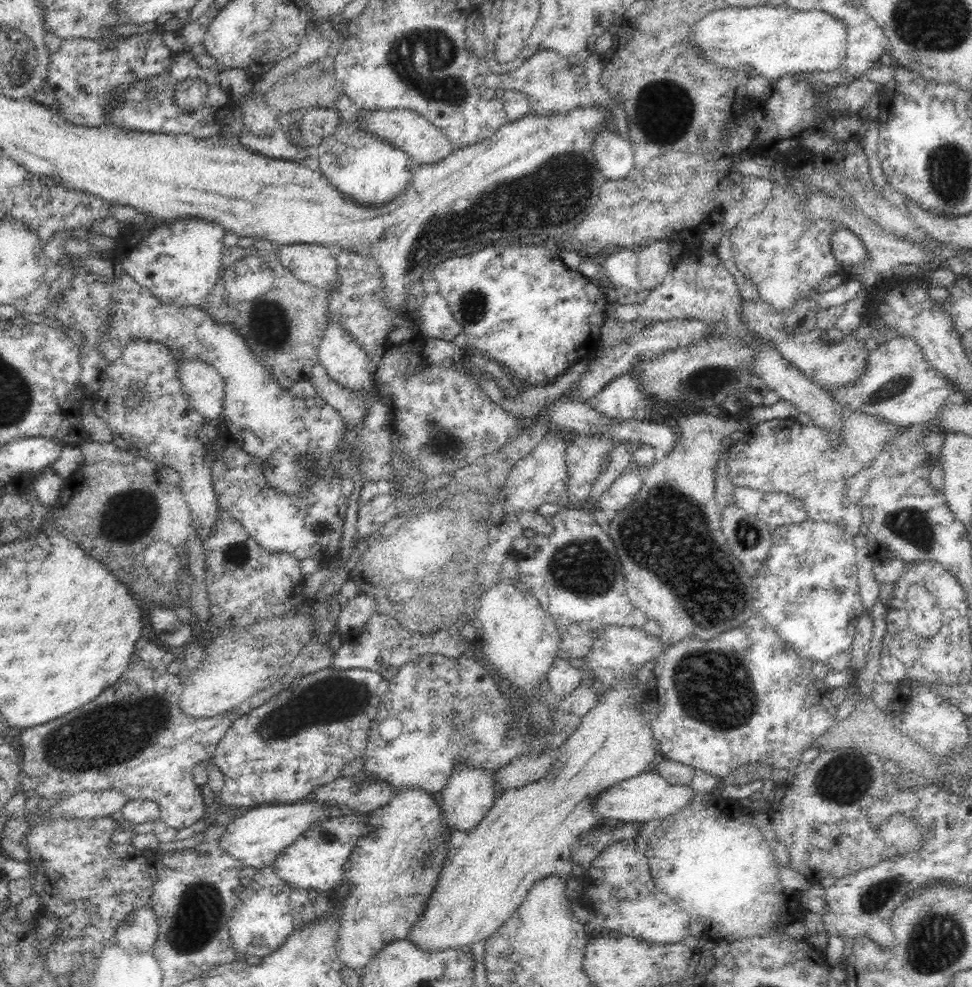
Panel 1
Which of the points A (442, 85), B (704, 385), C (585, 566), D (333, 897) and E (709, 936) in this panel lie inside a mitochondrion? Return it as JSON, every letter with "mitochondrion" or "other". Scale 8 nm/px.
{"A":"mitochondrion","B":"mitochondrion","C":"mitochondrion","D":"other","E":"other"}

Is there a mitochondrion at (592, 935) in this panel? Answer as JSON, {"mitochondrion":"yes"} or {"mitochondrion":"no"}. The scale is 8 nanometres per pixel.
{"mitochondrion":"no"}

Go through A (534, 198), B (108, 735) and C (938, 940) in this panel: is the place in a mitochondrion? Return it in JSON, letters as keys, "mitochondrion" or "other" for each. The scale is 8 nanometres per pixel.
{"A":"mitochondrion","B":"mitochondrion","C":"mitochondrion"}

